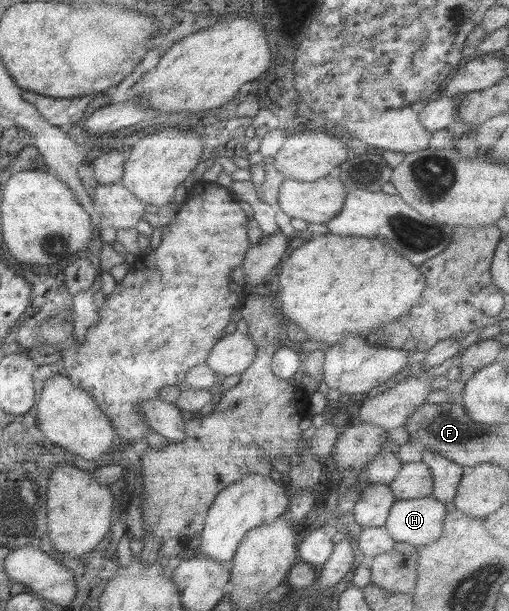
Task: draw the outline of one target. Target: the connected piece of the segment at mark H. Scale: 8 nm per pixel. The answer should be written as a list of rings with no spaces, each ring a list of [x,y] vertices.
[[[432,497],[396,500],[382,526],[393,541],[415,546],[440,537],[445,516],[444,504]]]

